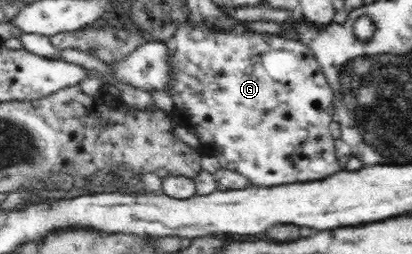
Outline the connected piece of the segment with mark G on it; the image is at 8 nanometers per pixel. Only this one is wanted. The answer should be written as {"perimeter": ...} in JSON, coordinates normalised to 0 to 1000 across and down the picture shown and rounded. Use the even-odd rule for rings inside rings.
{"perimeter":[[[454,71],[430,122],[403,165],[413,193],[413,248],[422,264],[422,323],[410,331],[410,374],[422,398],[422,465],[447,504],[466,516],[485,551],[493,602],[522,614],[534,638],[536,665],[573,677],[602,701],[619,736],[665,736],[684,724],[750,720],[762,709],[786,709],[830,673],[820,657],[813,598],[813,551],[801,524],[801,480],[808,472],[808,346],[779,280],[755,189],[723,154],[699,154],[655,130],[614,130],[602,122],[592,91],[578,91],[561,114],[510,114],[505,98],[471,91]]]}

